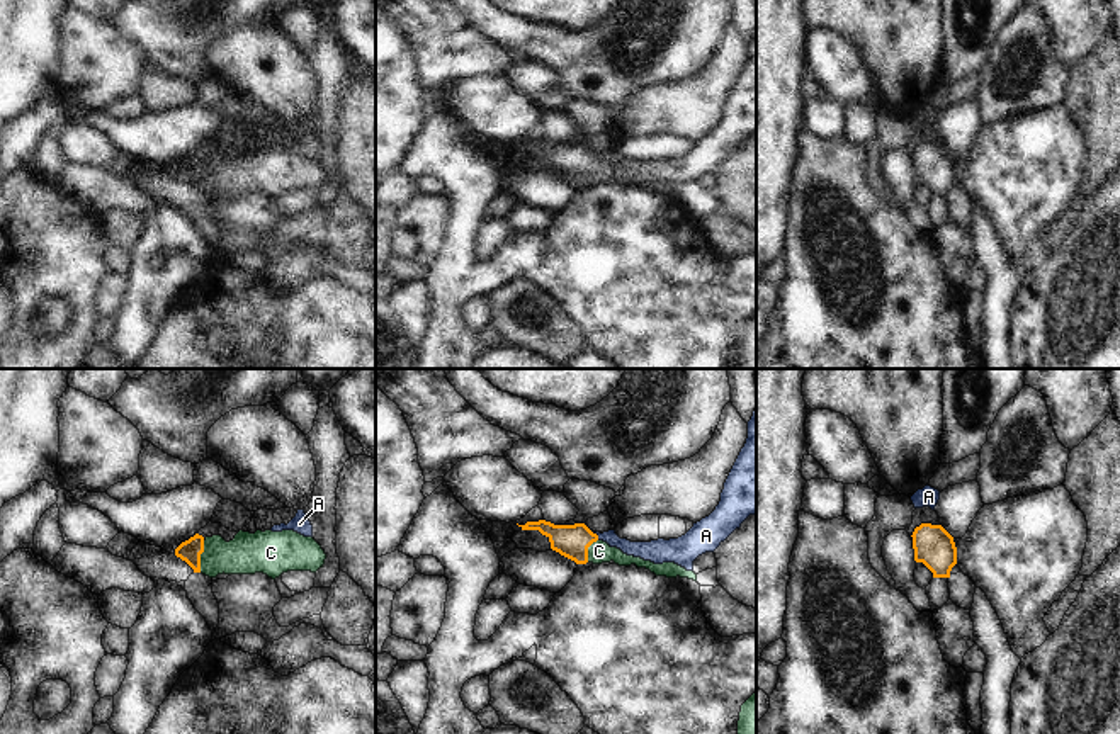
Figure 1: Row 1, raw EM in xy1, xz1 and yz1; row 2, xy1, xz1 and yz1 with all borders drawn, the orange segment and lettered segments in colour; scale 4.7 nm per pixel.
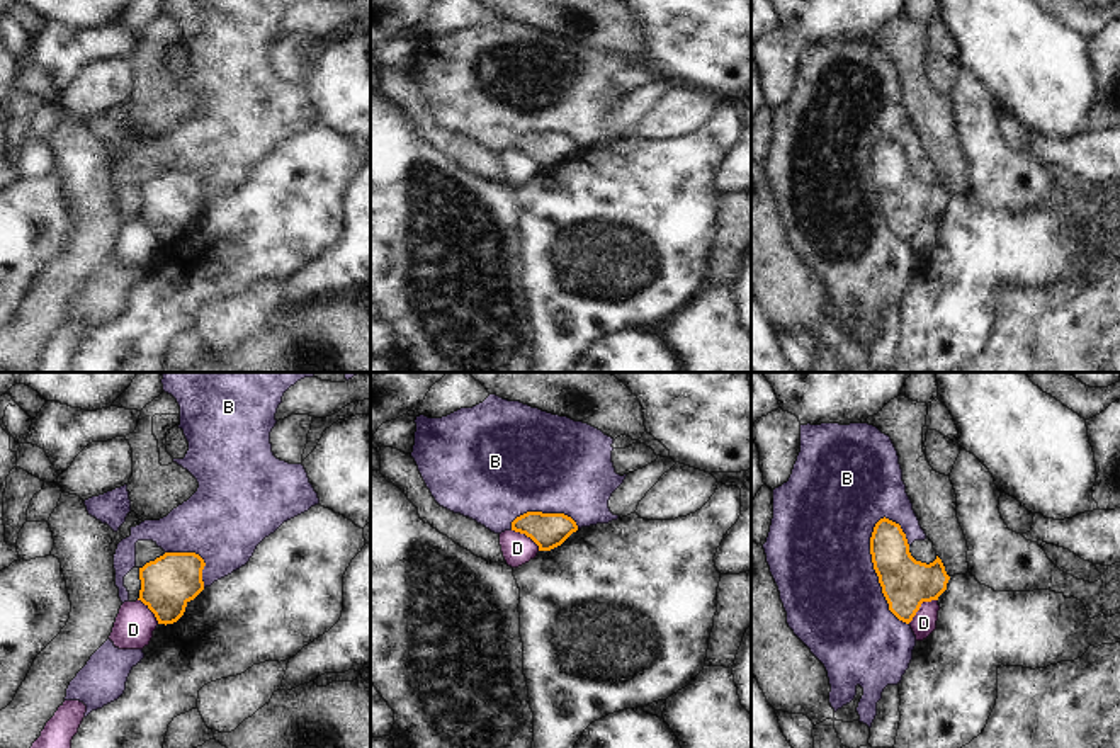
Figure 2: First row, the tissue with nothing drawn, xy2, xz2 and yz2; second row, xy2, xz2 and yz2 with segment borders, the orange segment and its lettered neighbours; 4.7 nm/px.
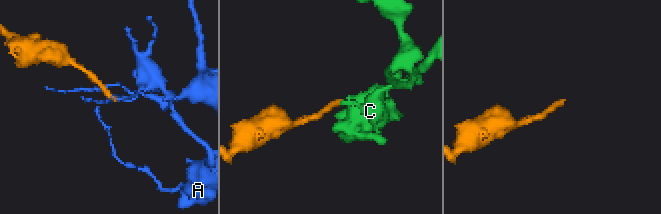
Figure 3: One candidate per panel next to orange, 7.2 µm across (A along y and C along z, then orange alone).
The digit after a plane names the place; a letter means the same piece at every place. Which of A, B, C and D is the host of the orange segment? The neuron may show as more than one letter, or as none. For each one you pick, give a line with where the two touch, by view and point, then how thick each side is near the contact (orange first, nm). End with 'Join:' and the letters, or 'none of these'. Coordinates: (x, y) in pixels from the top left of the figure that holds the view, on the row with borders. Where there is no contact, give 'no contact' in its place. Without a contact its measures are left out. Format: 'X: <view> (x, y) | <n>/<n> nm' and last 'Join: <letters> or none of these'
C: xy1 (199, 556) | 110/190 nm
Join: C

